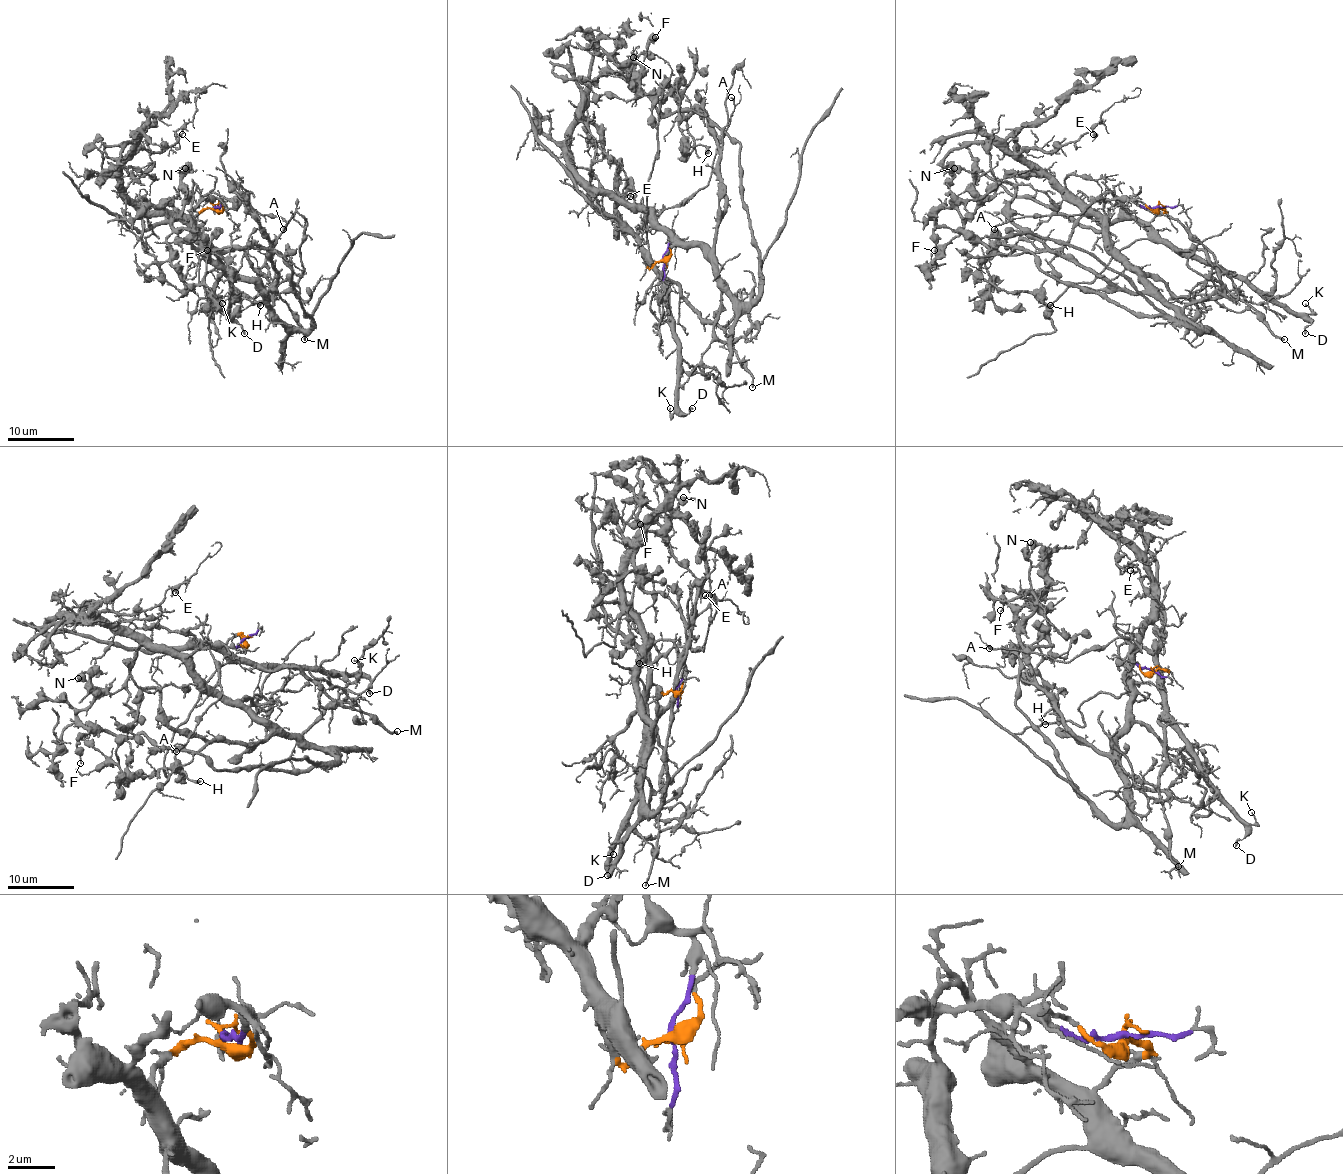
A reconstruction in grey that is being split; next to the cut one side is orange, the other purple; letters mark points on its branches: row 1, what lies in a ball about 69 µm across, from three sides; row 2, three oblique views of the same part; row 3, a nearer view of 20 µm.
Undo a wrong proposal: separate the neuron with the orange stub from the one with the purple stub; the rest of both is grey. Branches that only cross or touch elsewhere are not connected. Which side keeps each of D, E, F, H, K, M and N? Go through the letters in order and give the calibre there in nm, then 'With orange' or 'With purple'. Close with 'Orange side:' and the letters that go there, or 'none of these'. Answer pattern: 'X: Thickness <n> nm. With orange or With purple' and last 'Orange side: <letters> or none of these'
D: Thickness 220 nm. With orange
E: Thickness 130 nm. With purple
F: Thickness 140 nm. With purple
H: Thickness 240 nm. With purple
K: Thickness 120 nm. With orange
M: Thickness 220 nm. With orange
N: Thickness 360 nm. With purple
Orange side: D, K, M

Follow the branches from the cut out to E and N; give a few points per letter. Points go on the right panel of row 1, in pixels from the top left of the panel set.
E: (1157, 206), (1111, 200), (1104, 214), (1092, 213), (1018, 155), (1056, 151), (1092, 133)
N: (1157, 206), (1107, 200), (1145, 287), (1124, 292), (1061, 254), (973, 243), (973, 176), (953, 168)

